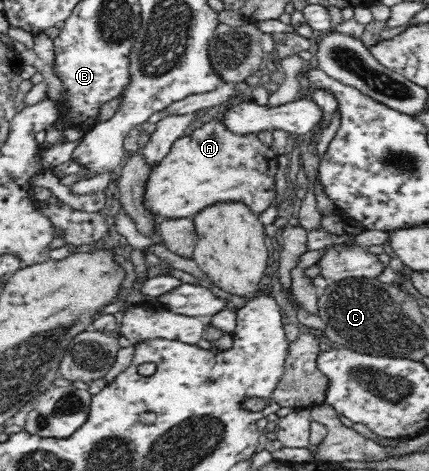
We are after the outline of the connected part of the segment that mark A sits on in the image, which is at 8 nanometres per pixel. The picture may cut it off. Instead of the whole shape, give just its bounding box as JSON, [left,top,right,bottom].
[142,120,278,221]

